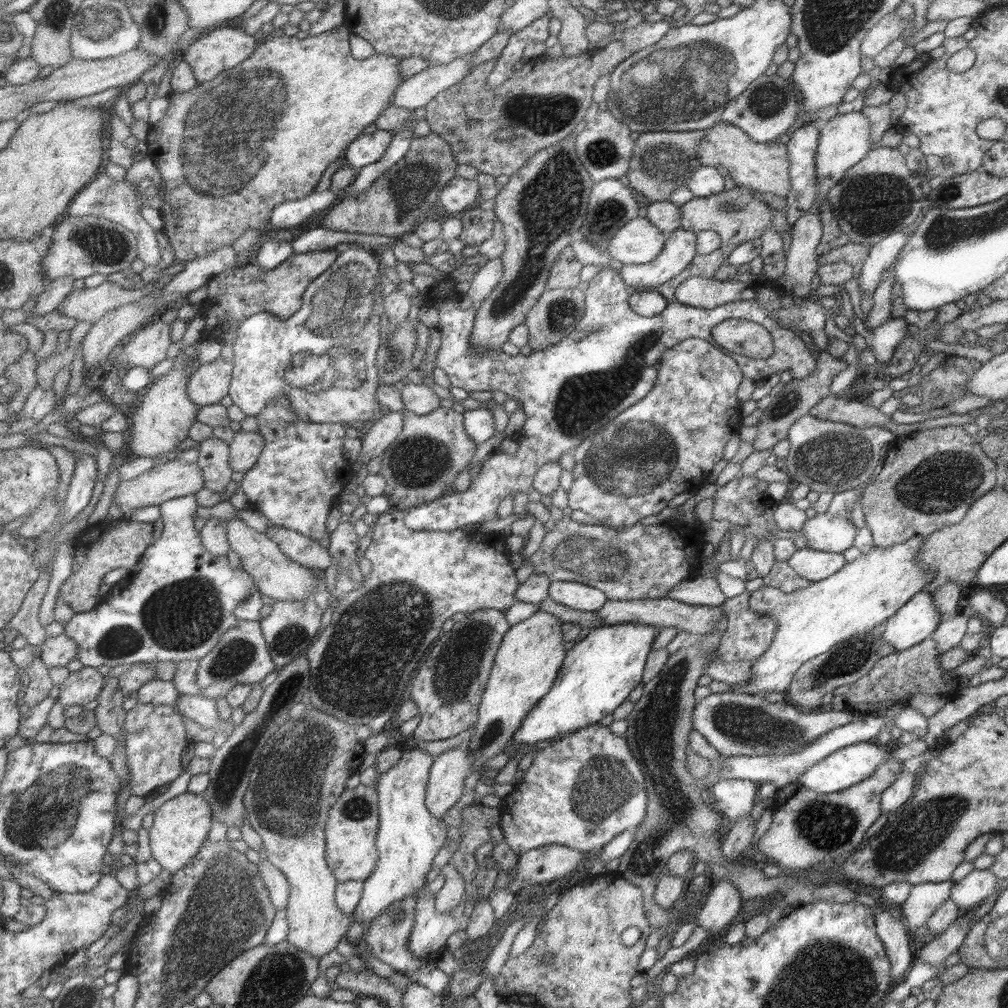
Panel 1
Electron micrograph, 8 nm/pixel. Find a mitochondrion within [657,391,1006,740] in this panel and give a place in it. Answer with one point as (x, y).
(833, 459)

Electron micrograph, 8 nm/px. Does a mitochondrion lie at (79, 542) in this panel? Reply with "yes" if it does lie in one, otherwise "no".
no

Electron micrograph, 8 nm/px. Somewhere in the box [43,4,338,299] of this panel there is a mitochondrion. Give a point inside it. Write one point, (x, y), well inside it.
(243, 117)

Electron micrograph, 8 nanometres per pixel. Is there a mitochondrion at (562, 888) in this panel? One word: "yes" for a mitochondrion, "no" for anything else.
no

